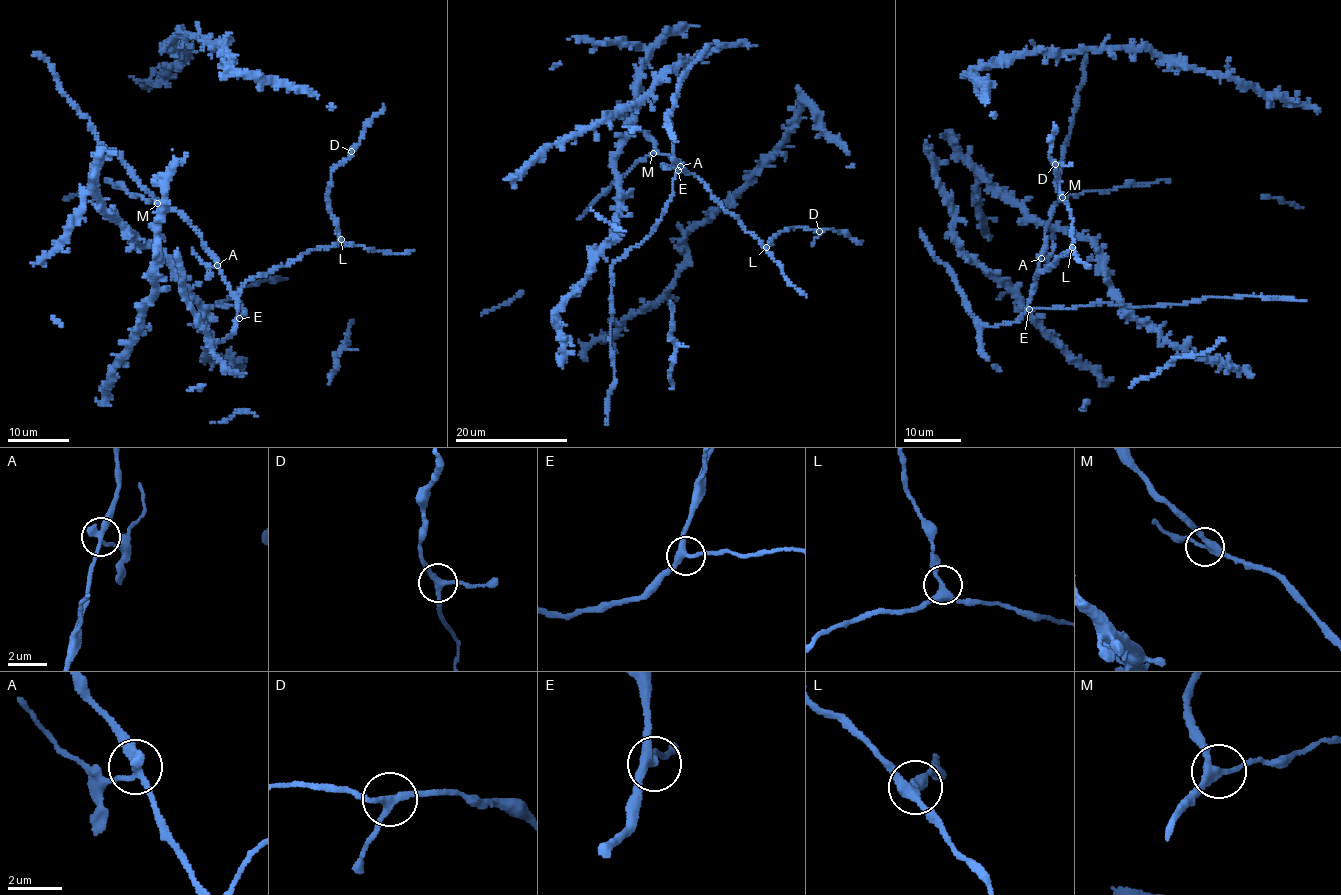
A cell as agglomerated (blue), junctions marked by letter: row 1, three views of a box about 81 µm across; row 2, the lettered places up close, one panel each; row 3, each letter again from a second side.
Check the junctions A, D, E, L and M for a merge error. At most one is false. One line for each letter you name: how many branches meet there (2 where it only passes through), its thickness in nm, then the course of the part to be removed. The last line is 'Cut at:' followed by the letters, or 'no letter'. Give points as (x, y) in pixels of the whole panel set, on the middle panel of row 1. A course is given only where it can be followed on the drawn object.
A: 3 | 280 nm | (680, 166), (663, 168), (663, 163)
Cut at: A

